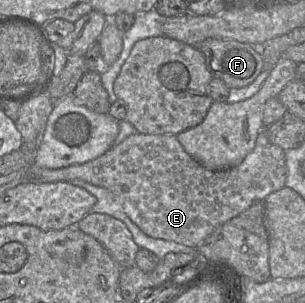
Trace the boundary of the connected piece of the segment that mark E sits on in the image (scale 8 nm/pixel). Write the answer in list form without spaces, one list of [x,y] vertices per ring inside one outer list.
[[[264,129],[258,134],[255,147],[237,166],[219,171],[202,167],[183,149],[173,134],[135,133],[114,145],[101,156],[79,165],[60,169],[41,168],[35,165],[24,171],[22,183],[69,182],[80,179],[115,194],[125,214],[147,236],[174,241],[189,247],[198,245],[219,226],[247,210],[253,203],[263,201],[271,193],[285,187],[287,175],[285,151],[272,144]]]

